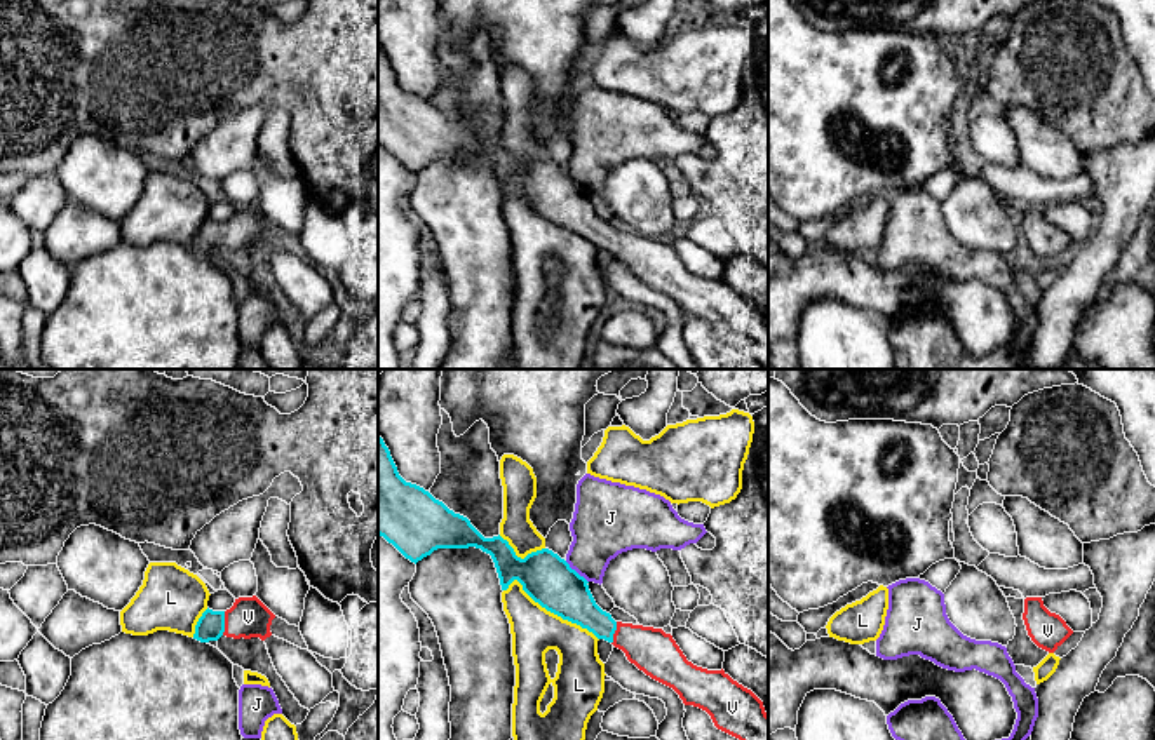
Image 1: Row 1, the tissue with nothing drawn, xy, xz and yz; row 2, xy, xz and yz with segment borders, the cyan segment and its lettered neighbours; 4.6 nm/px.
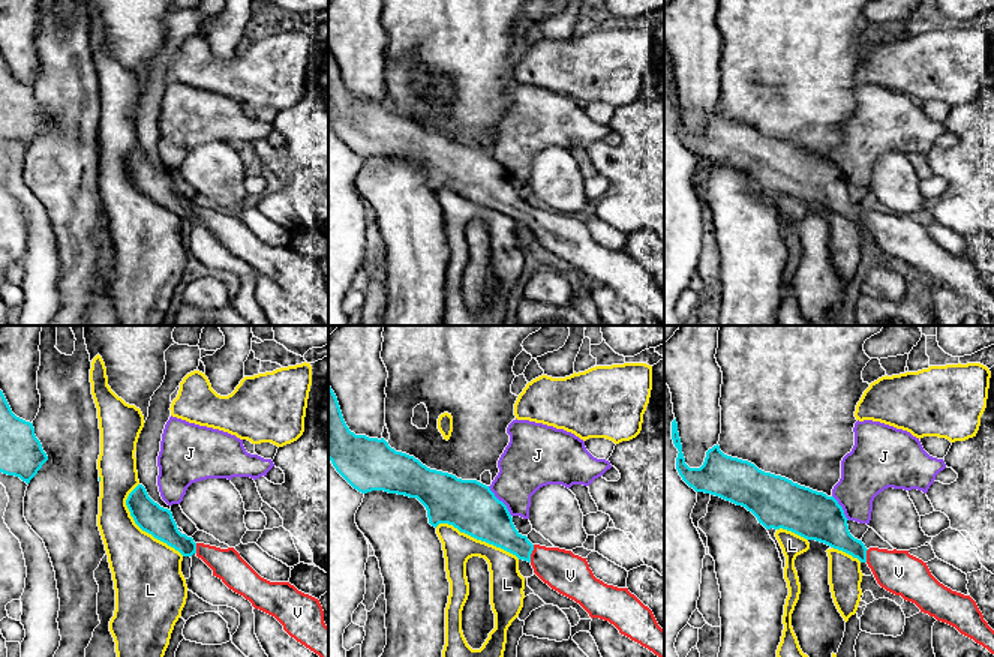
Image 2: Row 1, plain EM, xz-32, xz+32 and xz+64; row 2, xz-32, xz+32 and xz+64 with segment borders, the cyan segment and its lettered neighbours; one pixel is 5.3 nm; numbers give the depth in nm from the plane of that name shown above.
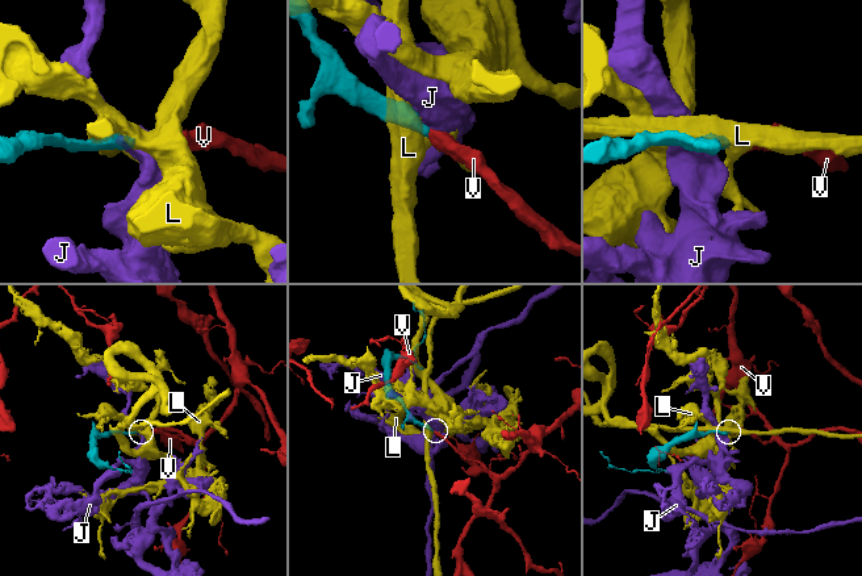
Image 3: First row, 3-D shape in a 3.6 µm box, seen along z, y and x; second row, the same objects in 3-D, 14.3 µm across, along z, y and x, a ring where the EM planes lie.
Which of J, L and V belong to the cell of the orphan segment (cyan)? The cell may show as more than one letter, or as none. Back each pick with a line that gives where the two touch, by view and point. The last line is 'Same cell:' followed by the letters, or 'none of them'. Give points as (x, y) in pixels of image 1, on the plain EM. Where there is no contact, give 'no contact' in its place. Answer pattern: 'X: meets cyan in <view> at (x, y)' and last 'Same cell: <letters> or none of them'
V: meets cyan in xy at (223, 234)
Same cell: V

